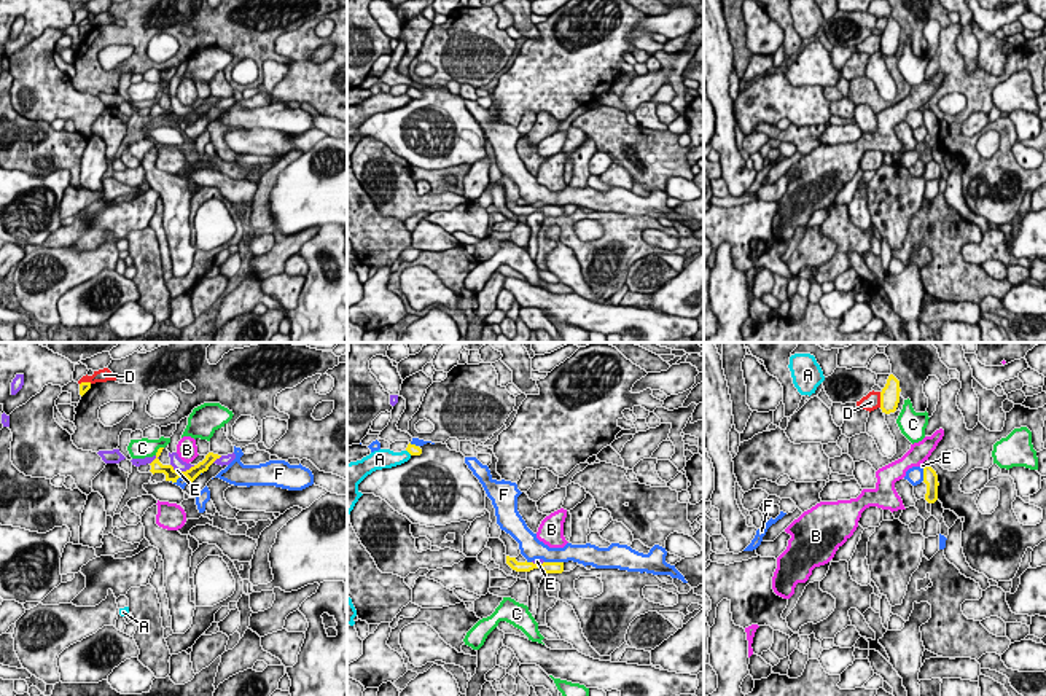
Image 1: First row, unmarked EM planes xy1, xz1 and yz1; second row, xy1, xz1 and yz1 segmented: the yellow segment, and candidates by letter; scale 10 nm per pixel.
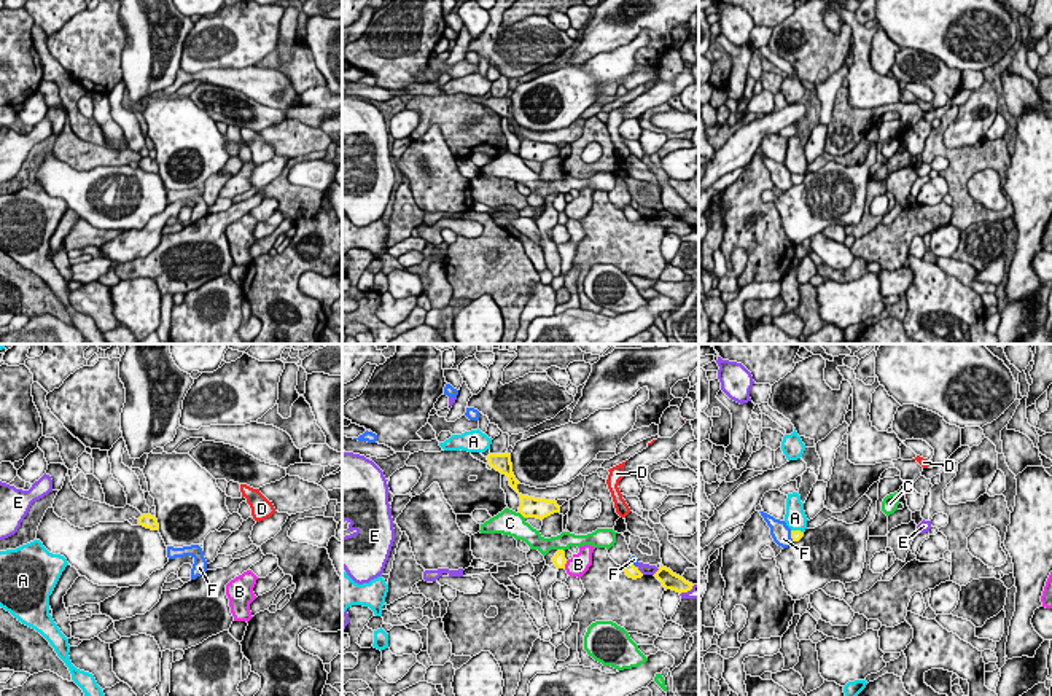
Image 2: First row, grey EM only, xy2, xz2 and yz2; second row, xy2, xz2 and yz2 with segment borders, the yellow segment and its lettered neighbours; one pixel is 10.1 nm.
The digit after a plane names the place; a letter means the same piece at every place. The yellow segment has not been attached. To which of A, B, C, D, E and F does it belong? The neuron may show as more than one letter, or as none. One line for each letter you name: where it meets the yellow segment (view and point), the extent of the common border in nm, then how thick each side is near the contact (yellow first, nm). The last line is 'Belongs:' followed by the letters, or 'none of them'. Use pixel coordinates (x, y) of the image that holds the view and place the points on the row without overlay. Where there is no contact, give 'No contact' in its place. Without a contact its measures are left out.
Belongs: none of them

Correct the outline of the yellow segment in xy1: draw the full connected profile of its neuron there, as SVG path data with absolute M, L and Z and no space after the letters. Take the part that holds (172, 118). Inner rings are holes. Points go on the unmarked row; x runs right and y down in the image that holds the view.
M159 91L156 96L156 102L150 107L151 108L151 116L164 116L166 118L166 124L172 124L177 126L178 121L186 119L189 123L189 126L193 126L201 116L207 115L209 110L220 102L221 99L209 96L205 99L205 102L202 105L199 105L197 108L191 110L186 115L177 115L172 108L162 108L159 105L159 99L162 96L164 91Z

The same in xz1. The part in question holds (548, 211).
M506 199L506 207L516 213L516 215L530 215L533 212L541 212L544 217L562 217L564 215L564 205L543 205L543 207L533 207L533 205L517 205L516 201Z

